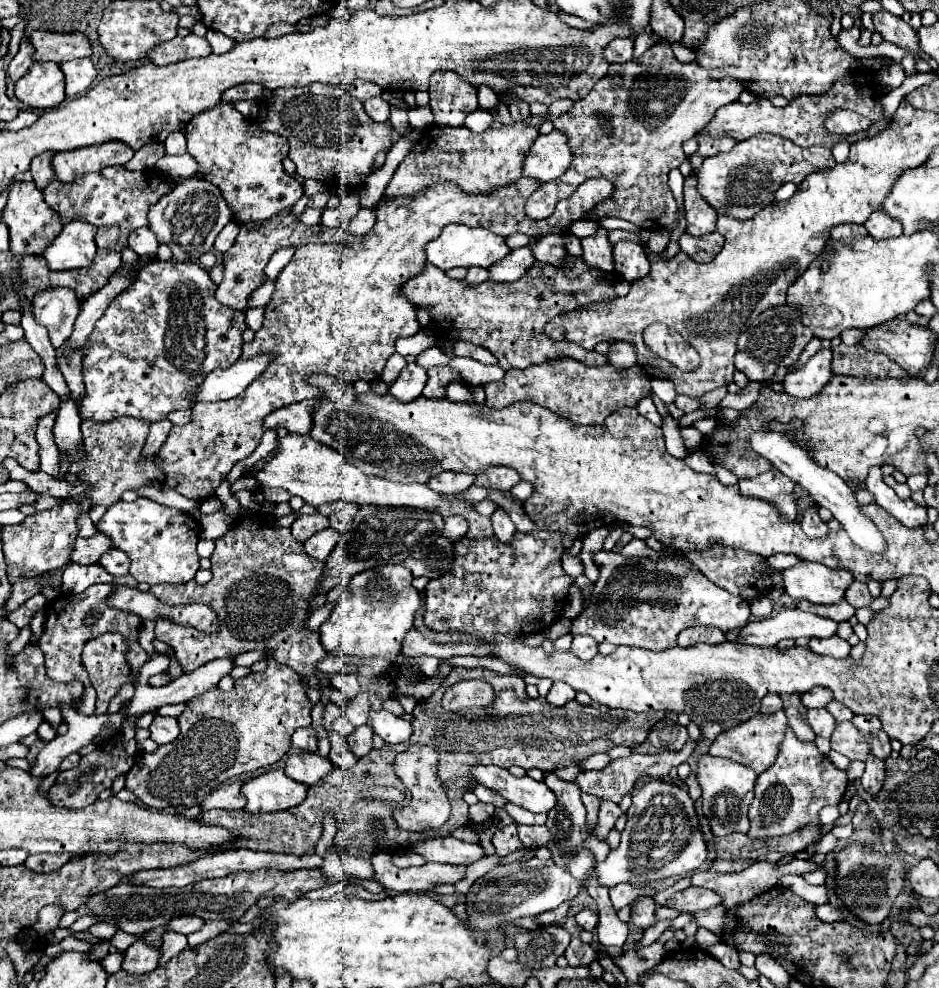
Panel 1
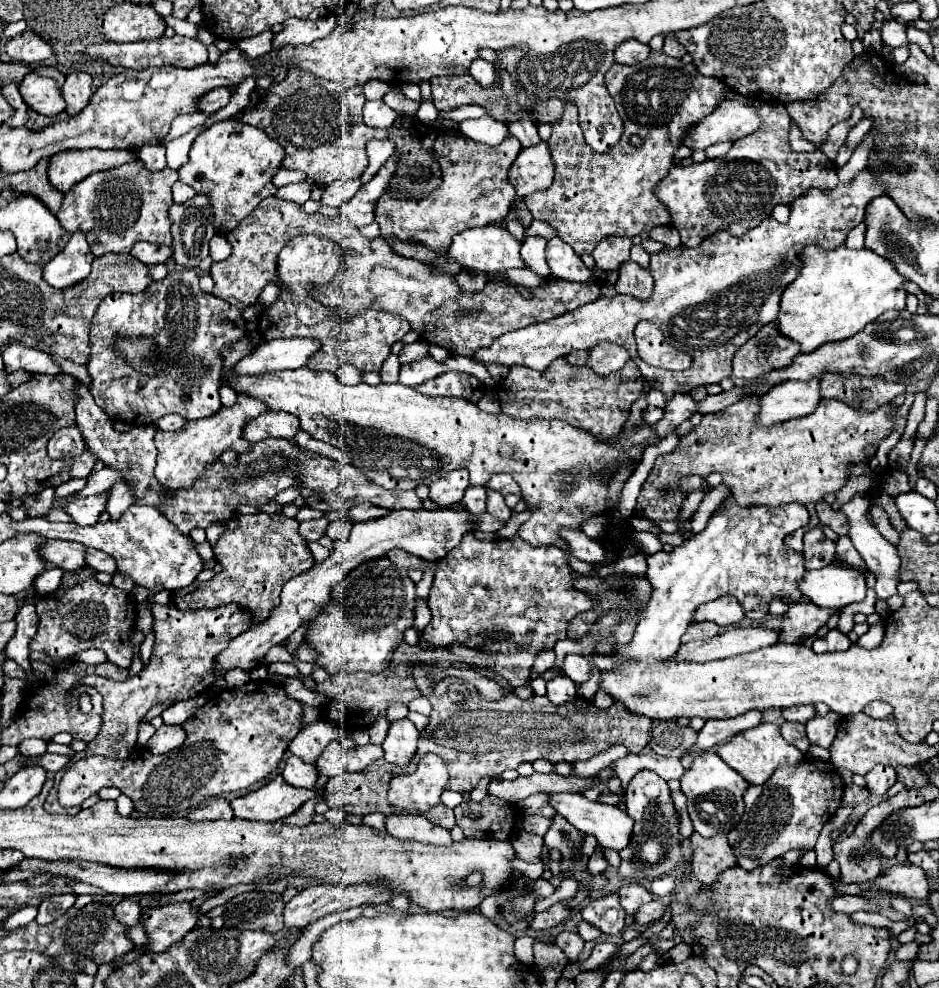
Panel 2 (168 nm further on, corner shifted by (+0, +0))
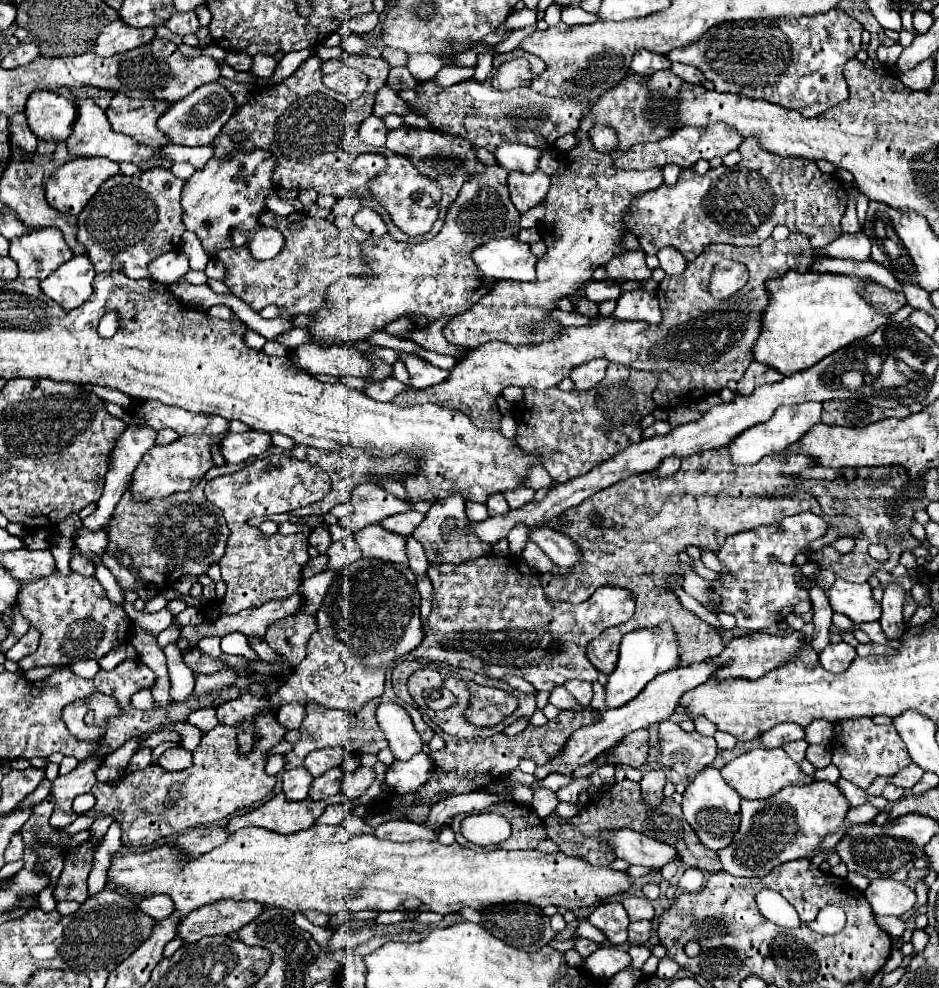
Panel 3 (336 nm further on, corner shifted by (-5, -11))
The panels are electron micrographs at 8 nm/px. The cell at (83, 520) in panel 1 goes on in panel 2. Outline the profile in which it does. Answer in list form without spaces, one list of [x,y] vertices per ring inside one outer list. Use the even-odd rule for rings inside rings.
[[[92,495],[92,497],[86,497],[86,499],[72,501],[66,507],[66,511],[77,525],[89,526],[98,521],[98,515],[106,507],[106,501],[108,501],[106,495]]]

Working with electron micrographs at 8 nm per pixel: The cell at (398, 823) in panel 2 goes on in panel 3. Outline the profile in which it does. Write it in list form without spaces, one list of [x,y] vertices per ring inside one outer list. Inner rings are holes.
[[[389,820],[375,828],[373,832],[377,838],[393,840],[393,842],[411,842],[411,840],[437,840],[435,834],[431,834],[427,828],[423,830],[421,824],[409,822],[409,820]]]

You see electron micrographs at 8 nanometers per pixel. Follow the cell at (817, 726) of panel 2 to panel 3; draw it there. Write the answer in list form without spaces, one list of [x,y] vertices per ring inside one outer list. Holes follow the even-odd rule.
[[[811,744],[807,748],[807,756],[805,756],[815,768],[825,768],[831,764],[831,752],[825,744]]]

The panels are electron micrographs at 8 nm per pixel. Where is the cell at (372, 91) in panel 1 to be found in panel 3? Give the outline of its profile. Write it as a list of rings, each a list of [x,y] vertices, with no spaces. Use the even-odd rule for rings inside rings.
[[[383,86],[377,96],[375,96],[375,106],[373,106],[373,114],[383,118],[387,114],[407,114],[407,102],[403,98],[397,96],[397,92],[389,86]]]

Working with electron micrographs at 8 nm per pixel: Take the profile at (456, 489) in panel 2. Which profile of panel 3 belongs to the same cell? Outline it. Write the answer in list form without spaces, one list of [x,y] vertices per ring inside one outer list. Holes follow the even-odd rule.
[[[453,494],[445,500],[433,502],[429,512],[425,514],[425,520],[413,532],[413,538],[423,544],[425,556],[431,564],[435,564],[433,558],[429,558],[429,550],[433,550],[433,548],[441,550],[441,558],[437,558],[437,564],[443,564],[443,562],[445,564],[459,564],[469,558],[479,558],[479,556],[485,556],[491,552],[491,546],[485,546],[485,542],[469,530],[469,524],[469,518],[465,516],[465,500],[459,494]]]

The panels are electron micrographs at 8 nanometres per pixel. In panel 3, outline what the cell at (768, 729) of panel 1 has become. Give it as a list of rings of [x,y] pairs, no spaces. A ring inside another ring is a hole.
[[[755,748],[751,752],[745,752],[745,754],[737,756],[735,760],[731,760],[725,768],[721,768],[721,776],[745,800],[765,800],[765,798],[777,794],[785,786],[795,786],[795,784],[801,786],[801,784],[813,782],[813,778],[803,774],[799,770],[799,766],[785,754],[783,748],[773,748],[773,750]]]

